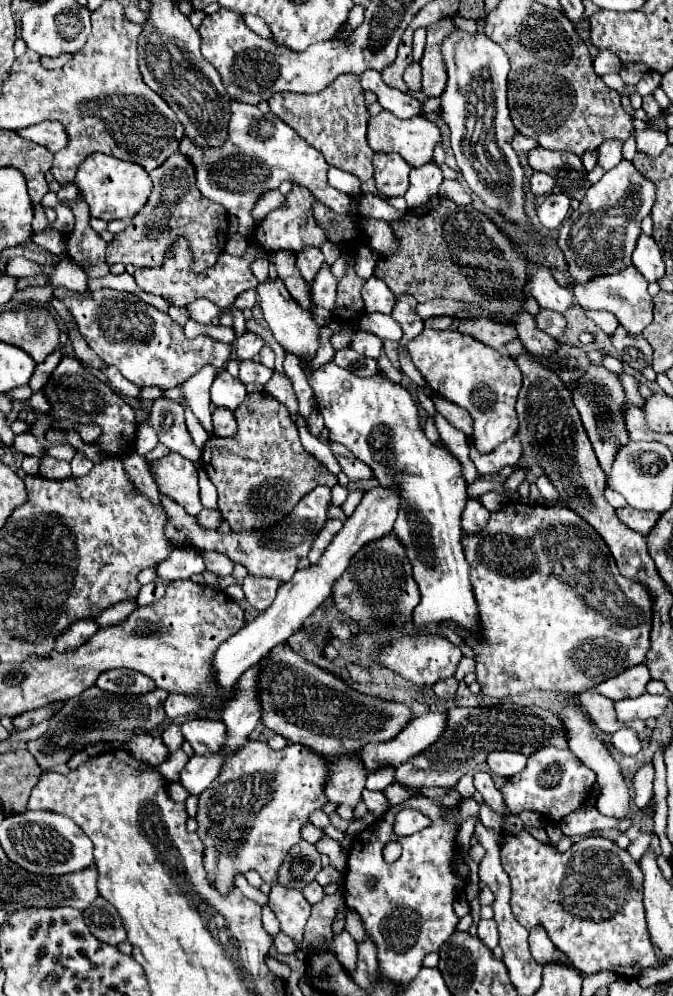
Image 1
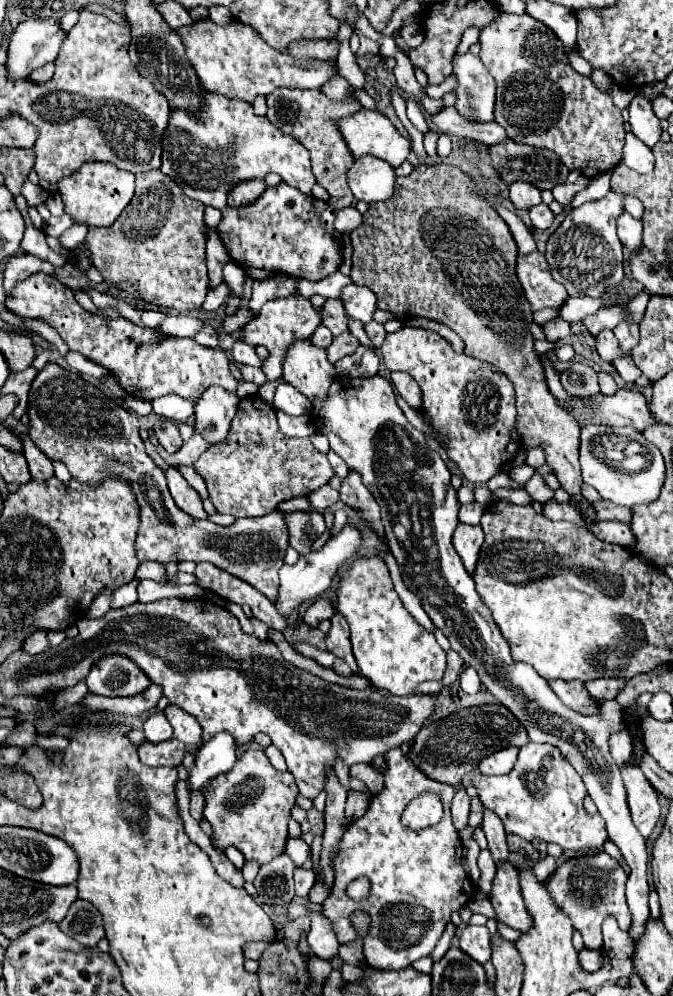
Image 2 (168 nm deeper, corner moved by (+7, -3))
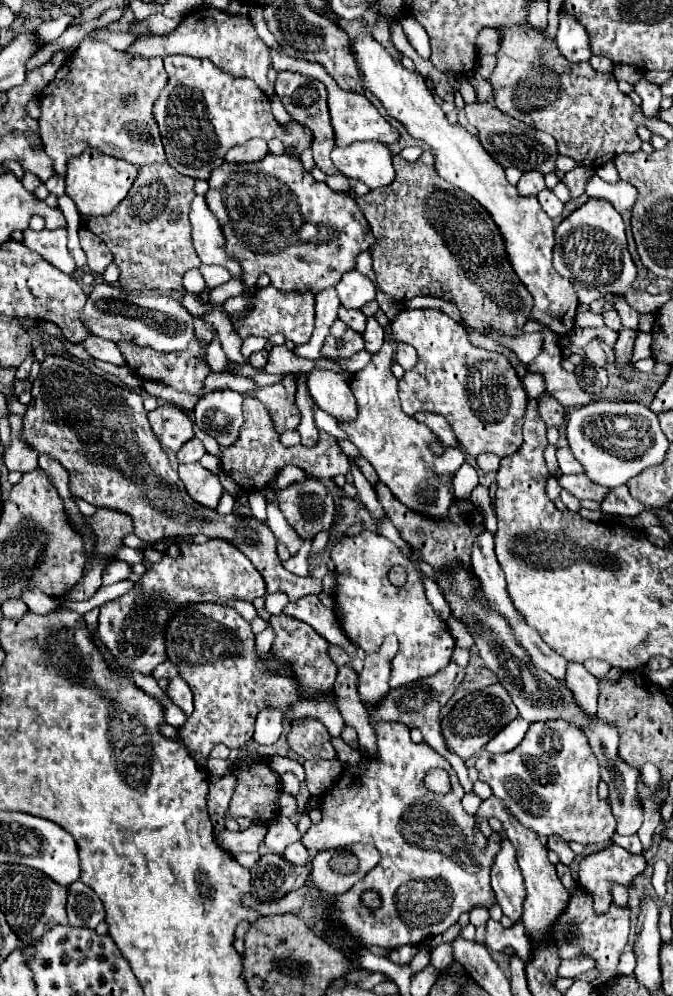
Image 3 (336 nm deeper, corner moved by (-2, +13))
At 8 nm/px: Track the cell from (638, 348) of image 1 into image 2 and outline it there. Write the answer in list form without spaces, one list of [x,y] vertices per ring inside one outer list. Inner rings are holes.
[[[602,330],[598,336],[596,336],[596,352],[602,360],[610,362],[618,356],[622,356],[620,348],[616,348],[616,336],[612,330]]]

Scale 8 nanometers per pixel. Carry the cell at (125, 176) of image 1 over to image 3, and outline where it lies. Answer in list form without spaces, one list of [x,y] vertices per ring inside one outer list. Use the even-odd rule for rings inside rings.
[[[89,148],[81,156],[71,158],[67,164],[67,176],[65,176],[67,196],[77,204],[77,210],[83,216],[109,214],[127,196],[129,188],[133,186],[133,180],[137,178],[137,172],[139,166]]]

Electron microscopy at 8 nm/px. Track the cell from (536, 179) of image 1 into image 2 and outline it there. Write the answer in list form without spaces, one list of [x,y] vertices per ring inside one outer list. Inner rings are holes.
[[[524,182],[512,184],[508,198],[510,198],[510,202],[516,208],[522,208],[522,210],[530,210],[532,206],[536,206],[536,204],[542,202],[540,190],[538,188],[532,188],[532,184],[524,184]]]

